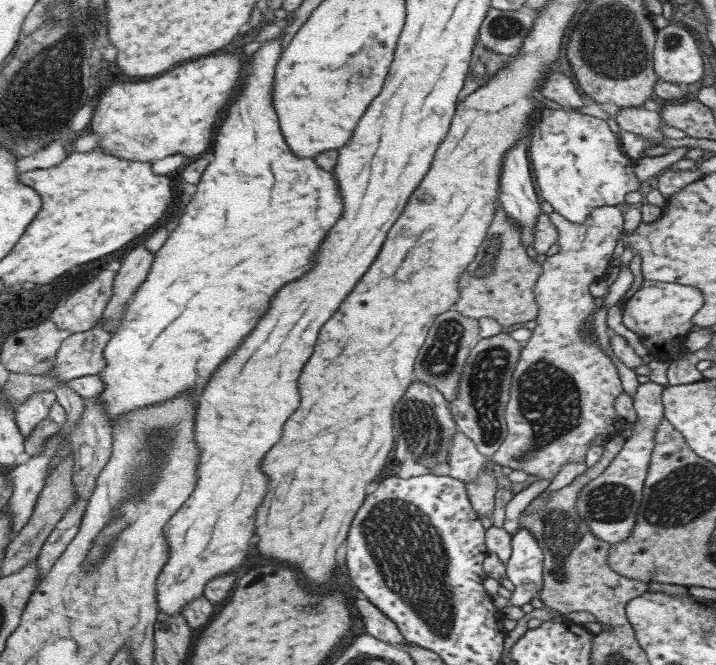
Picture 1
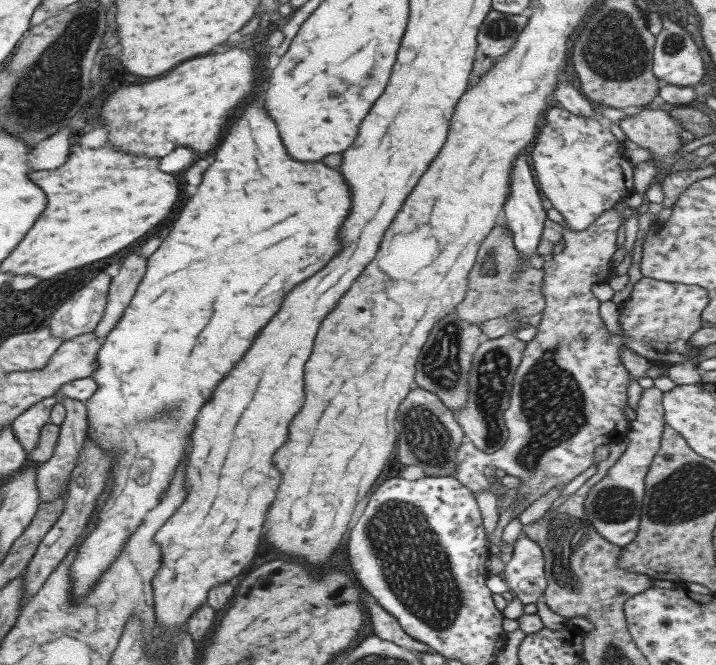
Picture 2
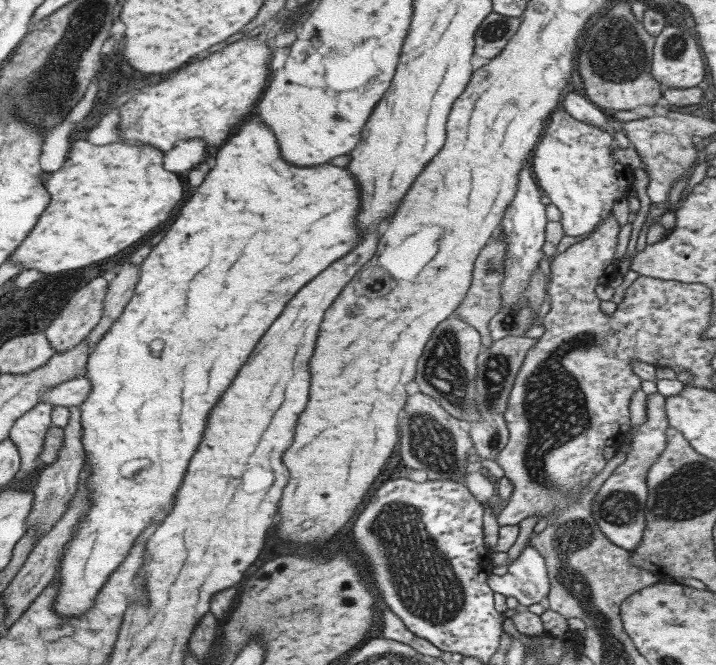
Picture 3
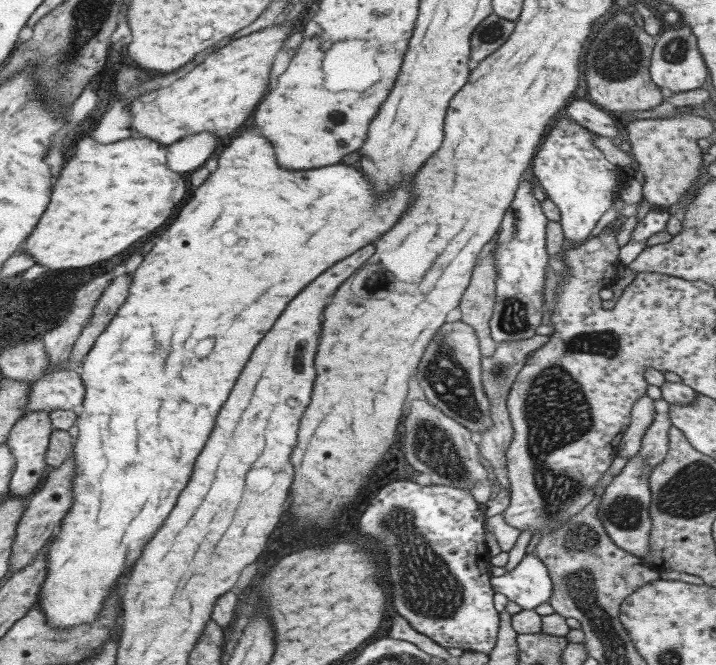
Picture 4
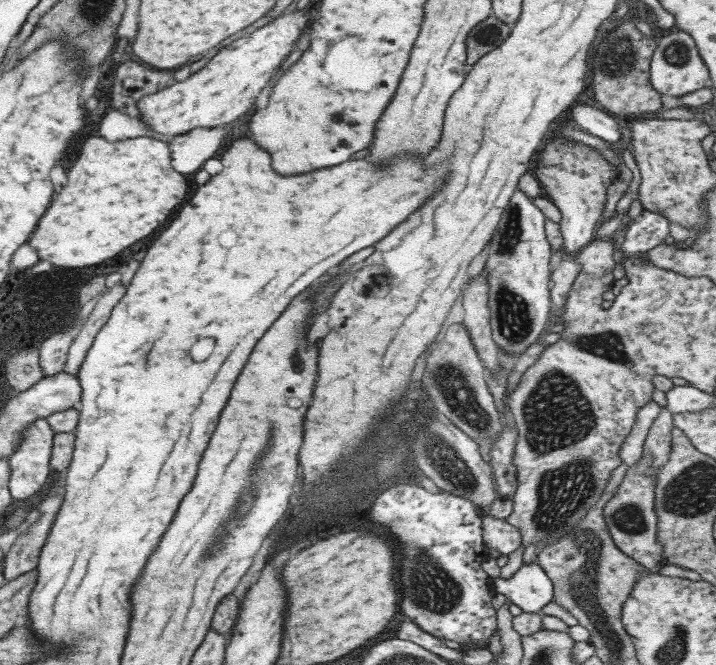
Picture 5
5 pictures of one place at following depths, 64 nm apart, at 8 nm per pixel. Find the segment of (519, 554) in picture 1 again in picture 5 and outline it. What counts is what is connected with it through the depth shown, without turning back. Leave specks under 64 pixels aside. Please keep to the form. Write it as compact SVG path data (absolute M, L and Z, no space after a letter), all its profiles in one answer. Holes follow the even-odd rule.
M533 562L522 564L508 580L491 580L491 590L505 596L522 612L539 614L547 602L552 600L552 585L544 571Z

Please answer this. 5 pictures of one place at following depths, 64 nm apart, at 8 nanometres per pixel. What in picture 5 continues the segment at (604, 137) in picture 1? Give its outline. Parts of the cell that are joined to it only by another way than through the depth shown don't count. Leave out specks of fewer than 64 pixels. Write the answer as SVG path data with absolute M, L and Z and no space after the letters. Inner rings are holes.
M557 133L551 142L545 142L541 148L537 169L532 174L561 213L558 225L563 240L563 252L567 256L575 256L594 238L594 228L601 220L606 202L606 189L617 172L597 150L585 147L572 139L563 139Z

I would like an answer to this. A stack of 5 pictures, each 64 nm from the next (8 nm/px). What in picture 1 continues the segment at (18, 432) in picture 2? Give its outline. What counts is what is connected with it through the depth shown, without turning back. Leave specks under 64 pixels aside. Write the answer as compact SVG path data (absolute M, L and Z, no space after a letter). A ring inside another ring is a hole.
M47 390L47 392L31 394L25 402L21 402L21 406L17 406L14 414L15 424L23 439L31 434L31 430L37 426L37 422L48 418L49 408L55 402L54 392Z

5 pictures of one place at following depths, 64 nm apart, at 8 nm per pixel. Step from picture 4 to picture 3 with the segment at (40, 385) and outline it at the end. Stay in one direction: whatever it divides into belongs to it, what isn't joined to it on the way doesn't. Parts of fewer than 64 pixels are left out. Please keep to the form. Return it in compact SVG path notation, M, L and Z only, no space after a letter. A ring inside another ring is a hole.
M75 376L71 379L61 381L57 385L47 387L39 393L37 403L51 404L51 407L79 406L89 394L91 386L89 380L83 376Z

